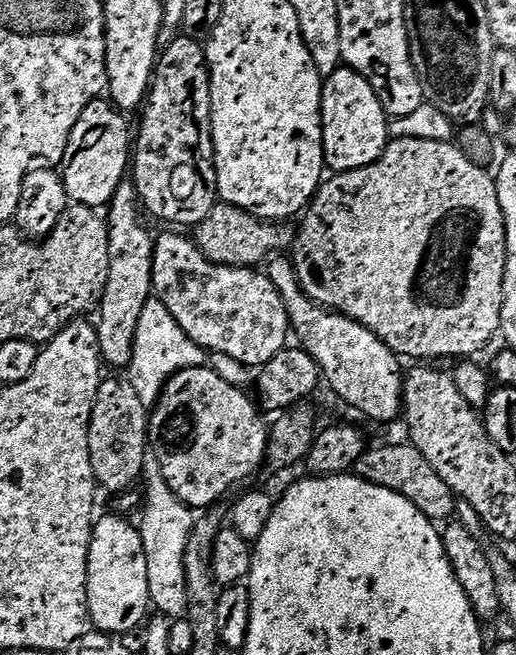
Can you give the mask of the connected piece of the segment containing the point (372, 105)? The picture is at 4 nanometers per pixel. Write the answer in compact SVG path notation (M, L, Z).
M341 66L336 69L334 74L330 74L323 81L322 91L320 94L320 117L324 123L324 163L333 173L339 174L341 172L349 172L350 170L358 170L359 168L365 168L370 166L378 160L382 153L388 148L388 141L390 139L388 135L388 125L390 123L390 117L387 112L384 111L382 102L378 98L378 94L370 86L370 82L362 74L358 74L355 70L347 66Z

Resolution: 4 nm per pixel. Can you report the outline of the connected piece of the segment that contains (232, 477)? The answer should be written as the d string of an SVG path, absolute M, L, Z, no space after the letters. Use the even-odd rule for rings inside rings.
M208 366L190 368L174 373L165 382L164 389L151 409L148 438L154 438L154 426L158 420L162 420L162 412L190 406L194 412L204 412L206 416L200 418L202 432L198 432L196 436L192 456L184 454L180 456L180 460L161 466L162 478L169 484L170 490L193 510L208 510L219 505L220 499L235 484L240 484L247 476L254 475L260 464L262 468L265 463L270 428L267 423L264 425L264 420L260 417L261 409L257 401L253 397L252 401L247 394L245 389L229 384Z

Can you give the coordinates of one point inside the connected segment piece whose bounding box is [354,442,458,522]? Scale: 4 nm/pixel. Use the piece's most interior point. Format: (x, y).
(403, 468)

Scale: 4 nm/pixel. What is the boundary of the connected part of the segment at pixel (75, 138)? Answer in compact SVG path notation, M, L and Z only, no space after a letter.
M107 99L92 100L82 110L82 118L70 134L64 156L62 175L68 199L74 204L85 204L97 210L108 206L119 184L130 172L130 136L128 124L121 113Z

